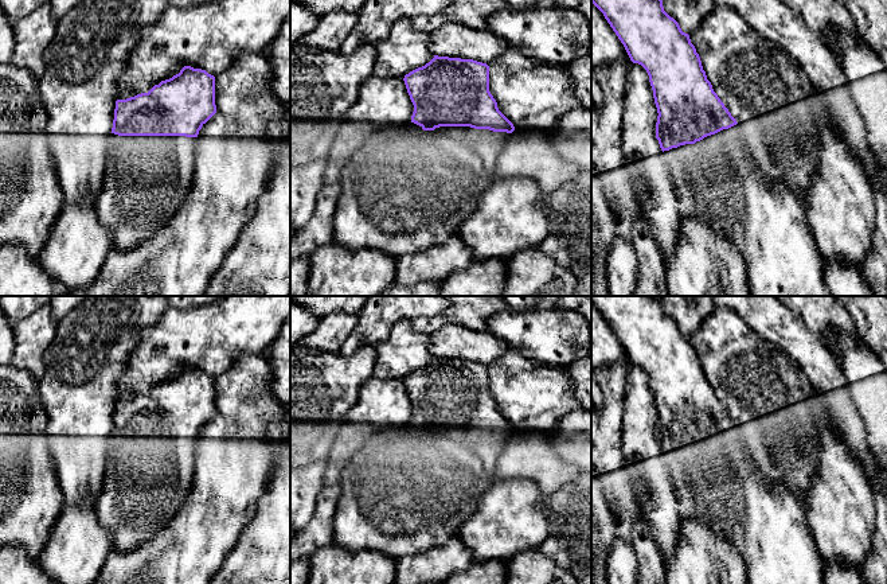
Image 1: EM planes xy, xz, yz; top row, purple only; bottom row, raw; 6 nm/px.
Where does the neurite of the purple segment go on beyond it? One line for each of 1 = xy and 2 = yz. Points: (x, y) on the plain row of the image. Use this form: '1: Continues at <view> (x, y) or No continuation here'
1: Continues at xy (147, 479)
2: Continues at yz (716, 481)

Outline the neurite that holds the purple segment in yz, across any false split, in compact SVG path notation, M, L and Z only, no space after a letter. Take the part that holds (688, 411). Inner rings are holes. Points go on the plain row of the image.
M591 296L591 304L603 315L605 320L624 346L630 362L641 366L649 377L649 384L659 414L656 424L656 440L659 441L663 452L661 456L664 463L668 466L669 480L672 488L675 490L677 513L680 518L698 519L706 523L716 537L732 542L745 560L747 584L825 584L824 561L820 557L812 532L806 522L804 503L786 484L773 483L759 472L758 466L745 443L741 427L714 393L711 384L707 381L706 373L703 371L700 358L696 354L695 347L691 344L689 336L683 334L679 324L664 312L663 301L657 296Z

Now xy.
M191 367L148 394L116 402L105 476L94 502L98 522L110 533L114 550L132 552L176 515L191 491L199 432L215 414L215 378Z

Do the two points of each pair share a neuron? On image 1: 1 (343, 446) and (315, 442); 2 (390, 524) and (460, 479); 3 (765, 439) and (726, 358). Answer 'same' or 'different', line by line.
1: different
2: same
3: same

